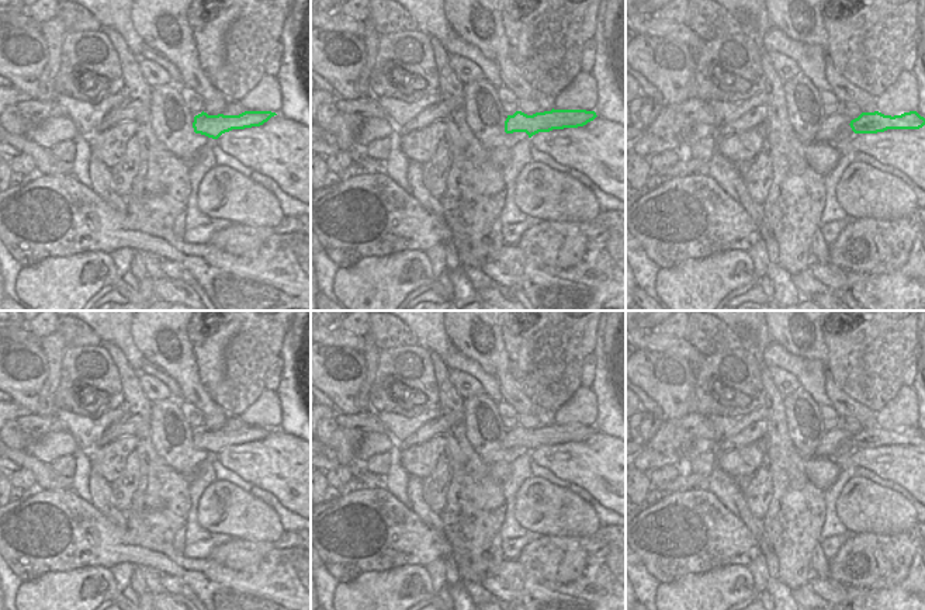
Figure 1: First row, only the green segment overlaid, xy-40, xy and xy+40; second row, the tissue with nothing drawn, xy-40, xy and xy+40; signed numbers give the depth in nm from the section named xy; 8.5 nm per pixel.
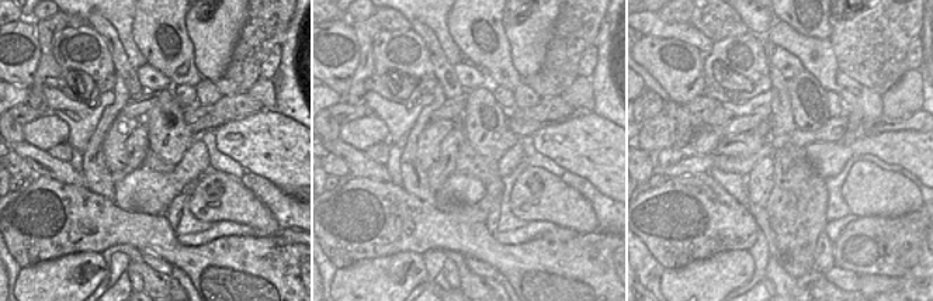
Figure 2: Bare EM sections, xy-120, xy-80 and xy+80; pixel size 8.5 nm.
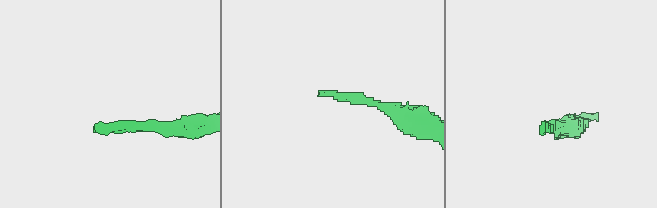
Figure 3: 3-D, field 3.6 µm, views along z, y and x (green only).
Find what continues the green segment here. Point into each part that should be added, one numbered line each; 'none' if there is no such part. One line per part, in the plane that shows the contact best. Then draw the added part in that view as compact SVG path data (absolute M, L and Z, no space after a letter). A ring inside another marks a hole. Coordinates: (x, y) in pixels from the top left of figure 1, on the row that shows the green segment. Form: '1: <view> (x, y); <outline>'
1: xy+40 (831, 125); M838 112L831 117L825 117L815 134L814 142L829 143L839 131L849 126L850 121L850 118L848 118L846 115L839 115Z

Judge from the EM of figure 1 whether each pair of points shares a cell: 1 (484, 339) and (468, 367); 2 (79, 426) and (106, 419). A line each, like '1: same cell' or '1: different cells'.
1: different cells
2: same cell

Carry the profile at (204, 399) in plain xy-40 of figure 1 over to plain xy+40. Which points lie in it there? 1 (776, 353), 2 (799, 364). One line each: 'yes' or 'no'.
1: no
2: no

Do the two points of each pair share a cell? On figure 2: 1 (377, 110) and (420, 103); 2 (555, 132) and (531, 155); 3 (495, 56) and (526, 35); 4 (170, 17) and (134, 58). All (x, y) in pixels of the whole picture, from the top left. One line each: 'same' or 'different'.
1: same
2: different
3: different
4: different

